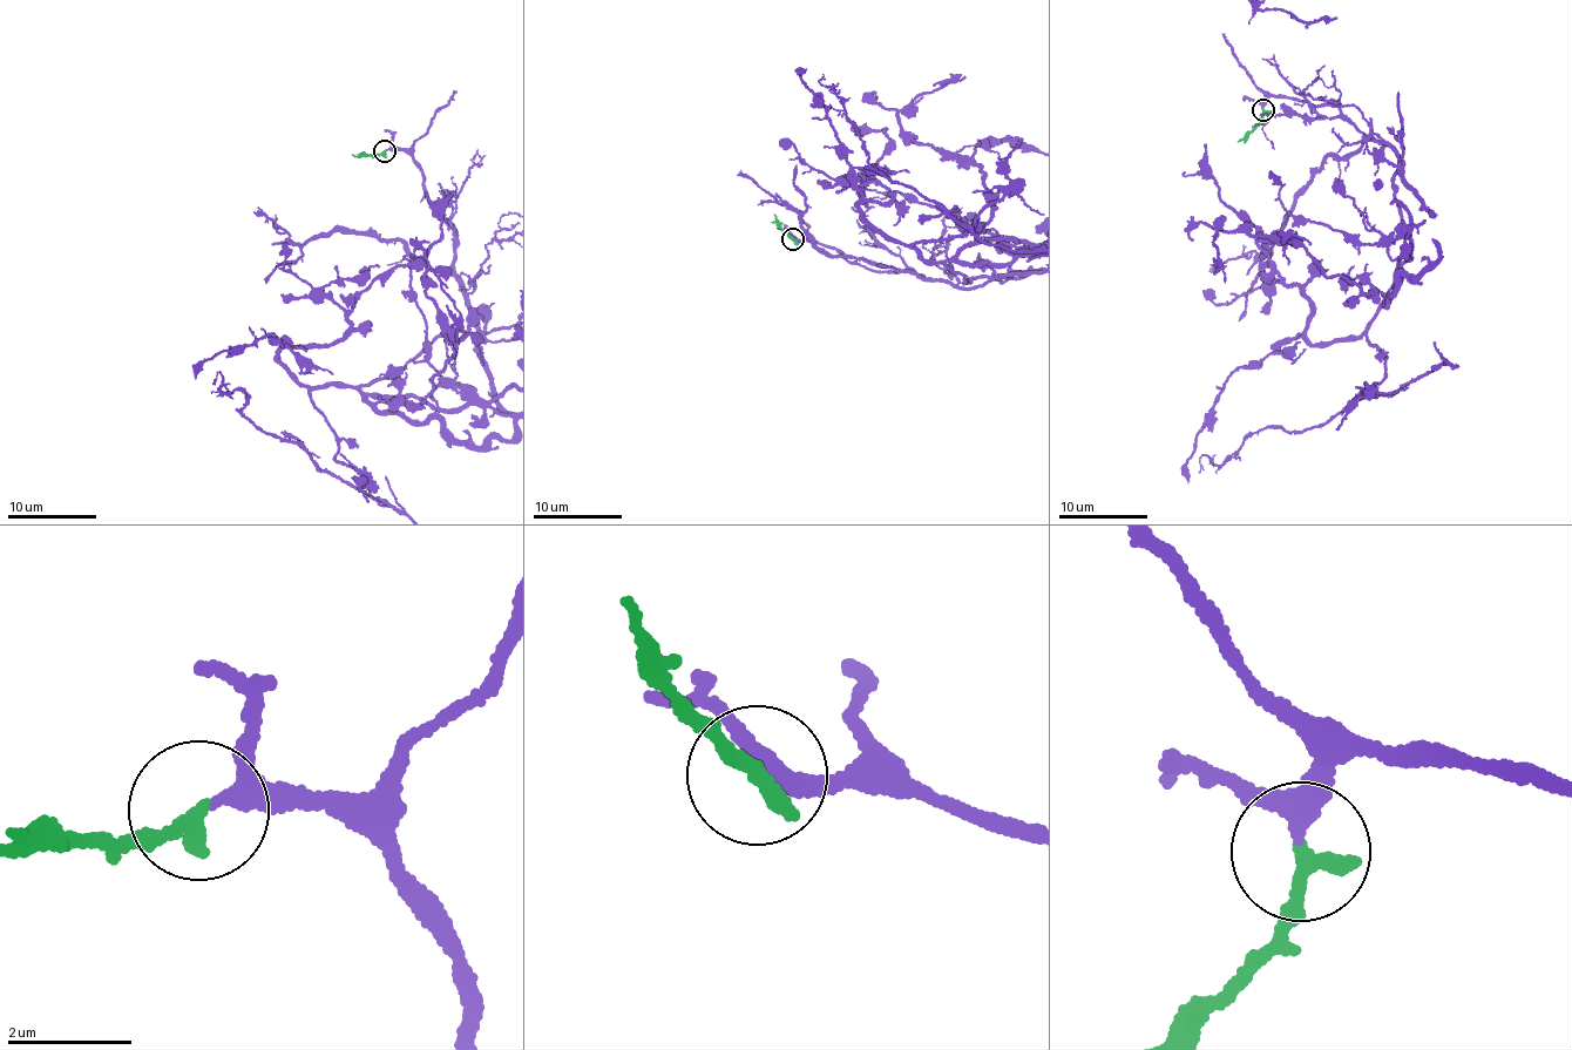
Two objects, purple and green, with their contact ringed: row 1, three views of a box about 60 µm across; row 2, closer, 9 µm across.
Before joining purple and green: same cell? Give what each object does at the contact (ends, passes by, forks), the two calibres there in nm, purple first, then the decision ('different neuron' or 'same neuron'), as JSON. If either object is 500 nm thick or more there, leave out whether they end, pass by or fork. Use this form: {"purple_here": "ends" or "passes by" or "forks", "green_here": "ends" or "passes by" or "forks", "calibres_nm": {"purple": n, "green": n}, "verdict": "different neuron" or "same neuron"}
{"purple_here": "passes by", "green_here": "ends", "calibres_nm": {"purple": 240, "green": 320}, "verdict": "same neuron"}

